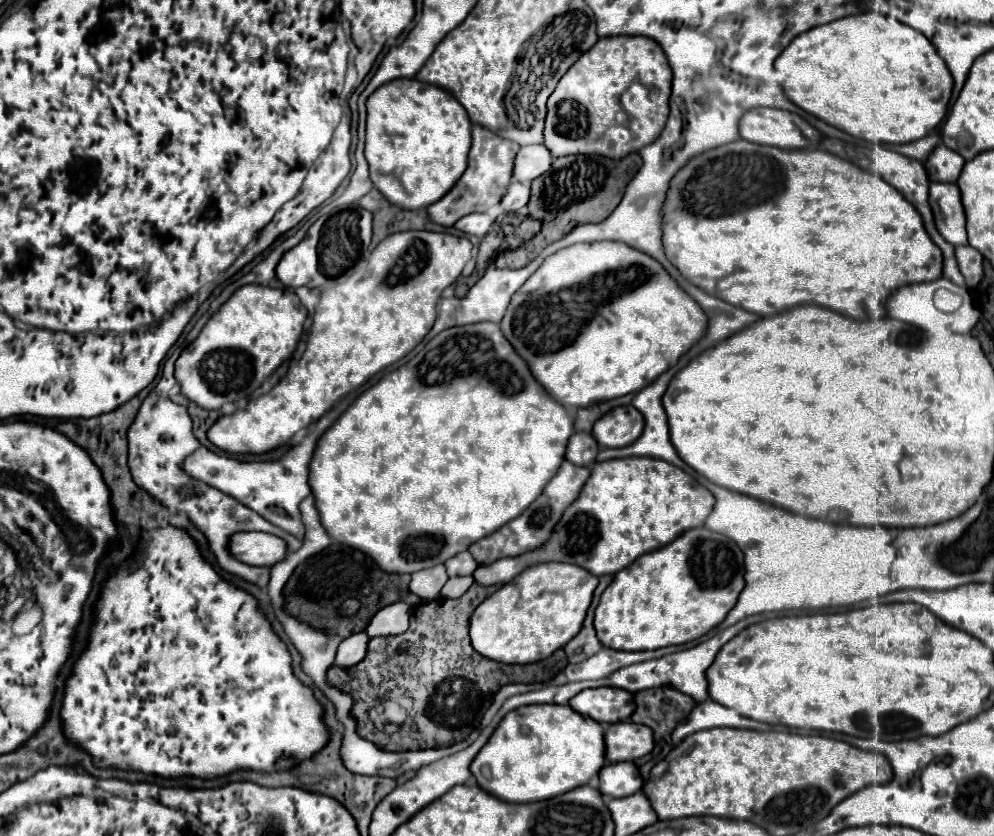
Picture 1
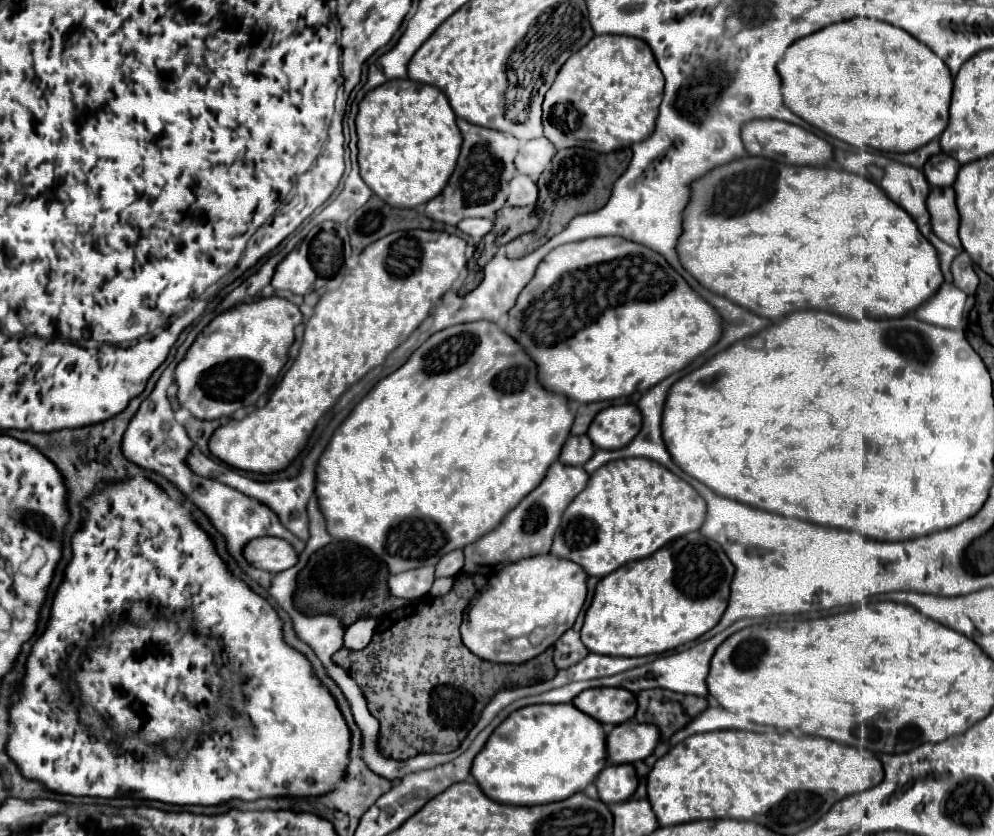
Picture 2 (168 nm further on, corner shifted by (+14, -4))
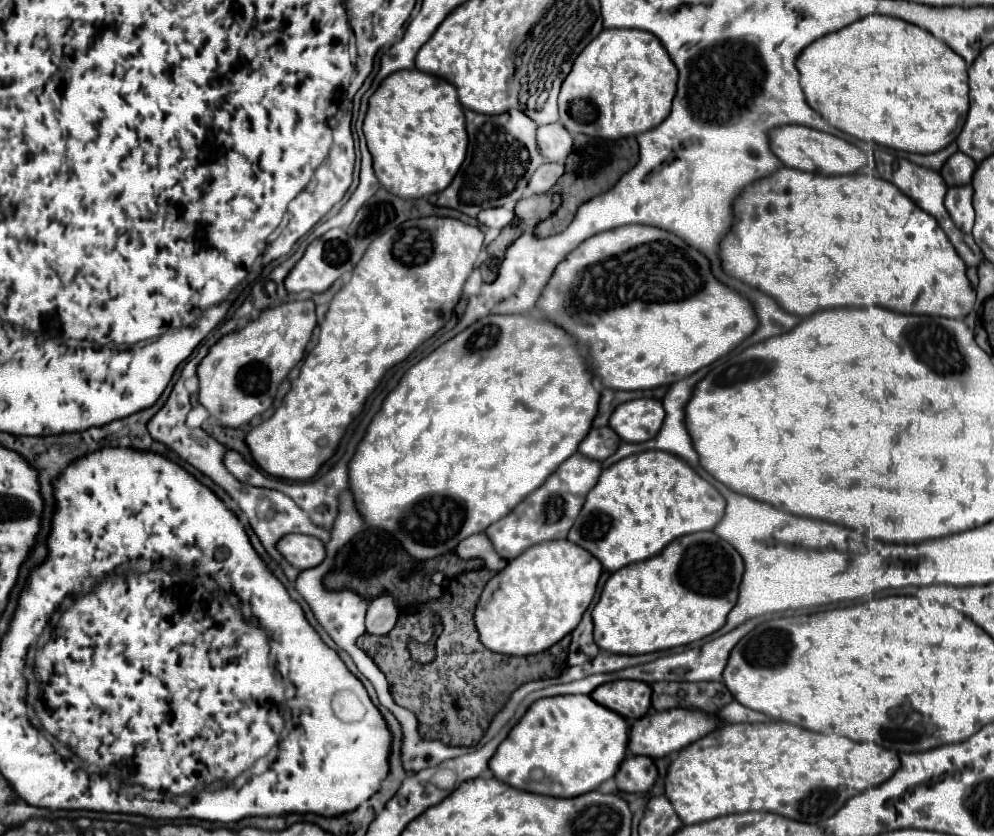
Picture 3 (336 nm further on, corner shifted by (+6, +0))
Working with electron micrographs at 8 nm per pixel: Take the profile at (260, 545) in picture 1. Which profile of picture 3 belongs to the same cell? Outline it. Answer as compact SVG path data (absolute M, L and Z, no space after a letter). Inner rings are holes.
M284 535L276 549L296 569L316 567L324 559L324 543L308 535Z

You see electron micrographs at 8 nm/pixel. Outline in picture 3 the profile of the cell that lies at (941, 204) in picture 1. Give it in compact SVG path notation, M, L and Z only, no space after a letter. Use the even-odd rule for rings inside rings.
M960 185L960 187L950 187L946 197L944 197L944 207L950 213L954 225L962 233L970 233L974 225L974 209L972 209L972 187L970 185Z

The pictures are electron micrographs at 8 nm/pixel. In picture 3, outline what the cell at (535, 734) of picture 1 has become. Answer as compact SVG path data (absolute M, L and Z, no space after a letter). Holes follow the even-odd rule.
M590 695L548 697L528 707L488 767L498 781L514 789L550 797L578 797L614 777L626 755L626 743L624 717L598 705Z

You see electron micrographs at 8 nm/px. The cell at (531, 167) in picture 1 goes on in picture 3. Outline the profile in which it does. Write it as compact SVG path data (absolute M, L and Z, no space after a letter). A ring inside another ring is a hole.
M550 123L550 125L538 127L536 141L538 141L540 155L552 163L564 163L566 155L570 153L570 147L572 147L572 137L560 123Z

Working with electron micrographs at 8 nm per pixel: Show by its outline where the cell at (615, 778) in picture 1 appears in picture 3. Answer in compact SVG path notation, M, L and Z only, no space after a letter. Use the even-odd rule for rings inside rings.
M626 757L614 775L616 787L624 793L646 793L658 777L656 765L650 757Z

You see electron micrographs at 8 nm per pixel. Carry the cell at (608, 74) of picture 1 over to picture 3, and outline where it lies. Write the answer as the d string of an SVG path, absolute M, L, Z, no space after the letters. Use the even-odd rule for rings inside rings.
M604 29L574 61L558 95L560 123L572 133L622 139L658 127L670 113L678 71L662 43L640 29Z

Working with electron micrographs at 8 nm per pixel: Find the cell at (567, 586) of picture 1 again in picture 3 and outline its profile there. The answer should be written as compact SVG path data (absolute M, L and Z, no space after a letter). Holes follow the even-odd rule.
M570 541L538 543L498 572L485 586L474 623L484 647L504 655L534 655L574 631L594 599L602 565Z

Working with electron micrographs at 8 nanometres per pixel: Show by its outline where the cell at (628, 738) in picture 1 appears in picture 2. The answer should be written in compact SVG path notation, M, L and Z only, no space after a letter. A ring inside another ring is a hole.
M626 721L622 725L616 725L610 735L608 735L608 761L610 763L634 763L642 761L648 755L654 753L658 745L658 727L650 727L648 723L638 723L638 721Z

